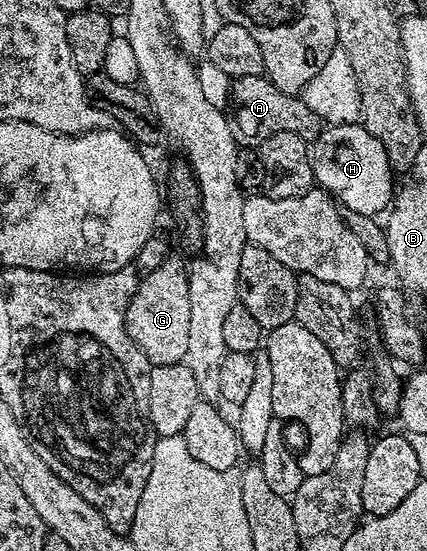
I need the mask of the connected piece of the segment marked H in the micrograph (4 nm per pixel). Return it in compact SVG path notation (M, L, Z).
M363 124L325 127L320 137L311 141L310 155L315 183L343 207L376 218L380 216L380 211L383 213L391 205L394 199L394 173L388 161L388 152Z

